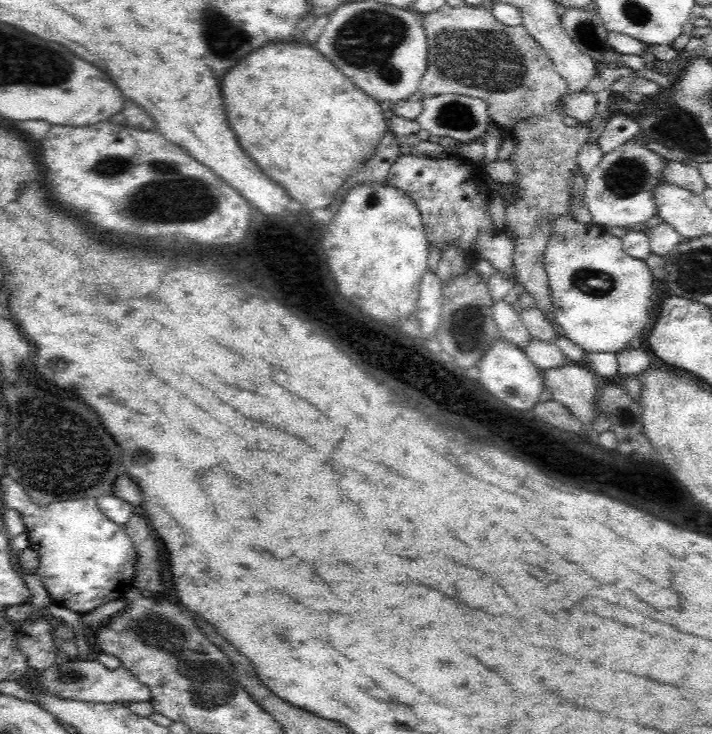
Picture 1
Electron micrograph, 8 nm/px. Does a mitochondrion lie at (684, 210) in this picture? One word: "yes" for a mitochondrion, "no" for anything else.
no

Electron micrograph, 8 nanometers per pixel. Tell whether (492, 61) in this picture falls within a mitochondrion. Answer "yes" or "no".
yes

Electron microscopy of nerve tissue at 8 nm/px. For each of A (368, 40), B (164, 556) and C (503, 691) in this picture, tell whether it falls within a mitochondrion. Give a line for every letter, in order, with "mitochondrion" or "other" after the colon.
A: mitochondrion
B: other
C: other

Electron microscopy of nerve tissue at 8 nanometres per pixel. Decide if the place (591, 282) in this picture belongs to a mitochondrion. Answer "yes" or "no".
yes

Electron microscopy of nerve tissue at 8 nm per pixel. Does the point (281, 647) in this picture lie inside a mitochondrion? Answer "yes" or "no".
no

